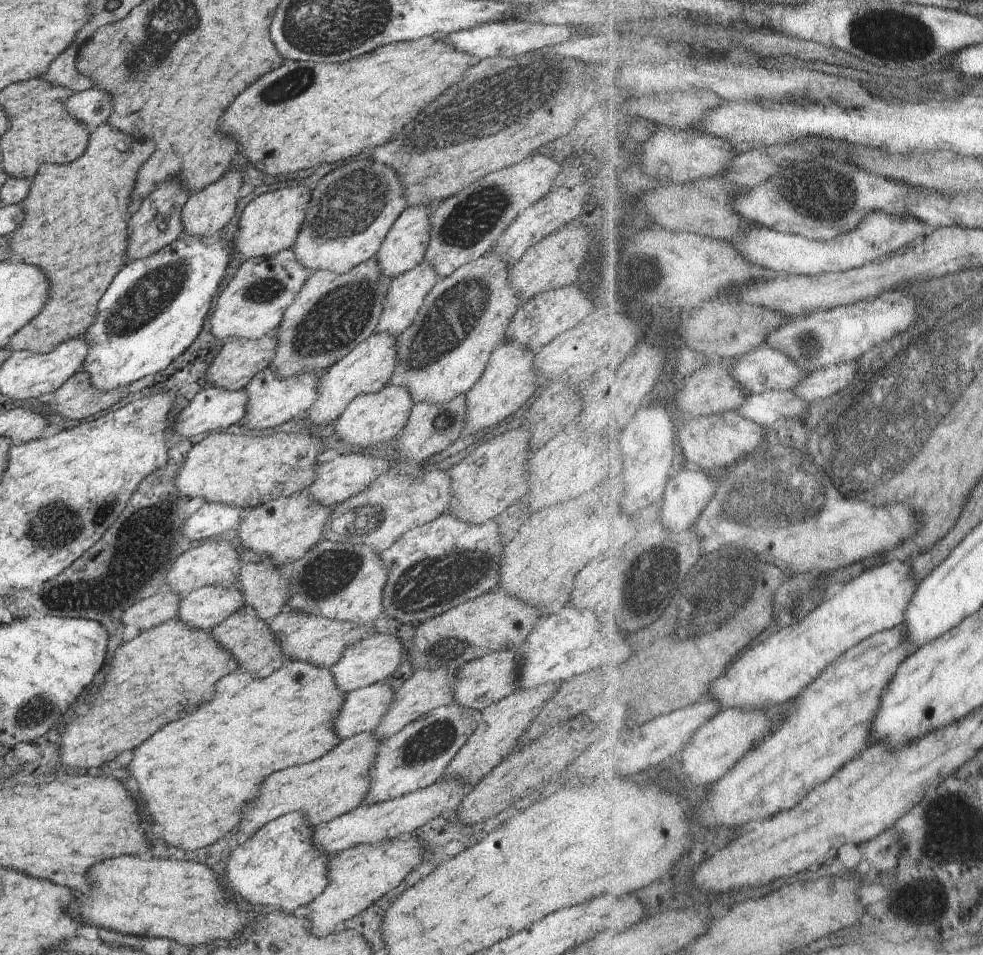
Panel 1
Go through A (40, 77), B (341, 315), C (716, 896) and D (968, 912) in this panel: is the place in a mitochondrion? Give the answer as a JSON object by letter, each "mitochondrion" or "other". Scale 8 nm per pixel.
{"A":"other","B":"mitochondrion","C":"other","D":"other"}

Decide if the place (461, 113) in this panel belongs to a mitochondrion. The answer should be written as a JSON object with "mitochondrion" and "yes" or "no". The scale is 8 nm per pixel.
{"mitochondrion":"yes"}

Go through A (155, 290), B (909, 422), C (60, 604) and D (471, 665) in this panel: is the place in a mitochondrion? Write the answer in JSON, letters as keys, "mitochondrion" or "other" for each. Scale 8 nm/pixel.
{"A":"mitochondrion","B":"mitochondrion","C":"other","D":"other"}

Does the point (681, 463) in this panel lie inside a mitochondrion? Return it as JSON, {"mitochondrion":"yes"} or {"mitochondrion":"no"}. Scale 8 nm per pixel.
{"mitochondrion":"no"}

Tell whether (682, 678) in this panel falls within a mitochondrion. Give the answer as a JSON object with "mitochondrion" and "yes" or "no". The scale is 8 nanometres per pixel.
{"mitochondrion":"no"}

